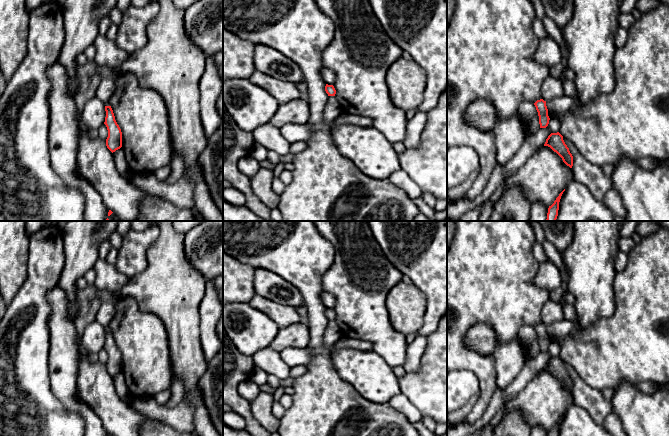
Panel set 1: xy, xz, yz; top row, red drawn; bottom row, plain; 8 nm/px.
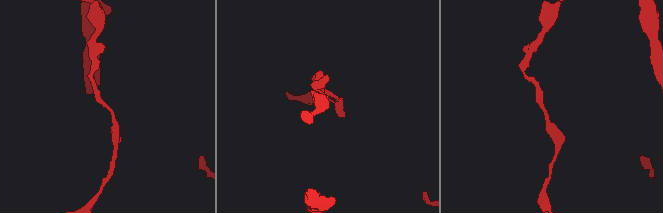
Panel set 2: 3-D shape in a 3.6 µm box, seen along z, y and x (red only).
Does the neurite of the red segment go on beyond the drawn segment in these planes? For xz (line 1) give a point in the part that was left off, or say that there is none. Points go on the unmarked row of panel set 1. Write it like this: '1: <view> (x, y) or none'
1: none

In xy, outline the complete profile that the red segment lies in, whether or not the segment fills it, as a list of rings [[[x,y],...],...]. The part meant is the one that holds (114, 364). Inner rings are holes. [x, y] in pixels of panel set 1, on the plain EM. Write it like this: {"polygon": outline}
{"polygon": [[[105,330],[106,341],[104,348],[108,354],[106,363],[107,372],[113,377],[122,371],[122,356],[115,344],[115,340],[111,330]]]}

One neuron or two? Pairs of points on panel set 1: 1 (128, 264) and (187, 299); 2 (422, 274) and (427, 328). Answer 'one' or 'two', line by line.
1: two
2: one

